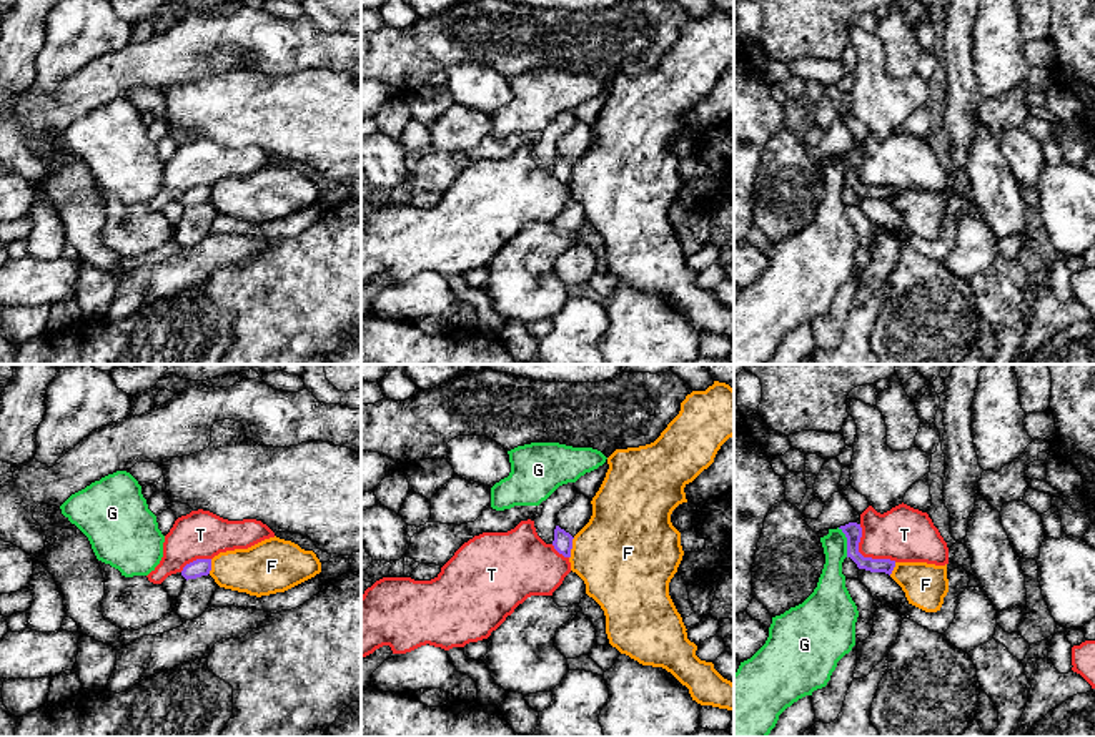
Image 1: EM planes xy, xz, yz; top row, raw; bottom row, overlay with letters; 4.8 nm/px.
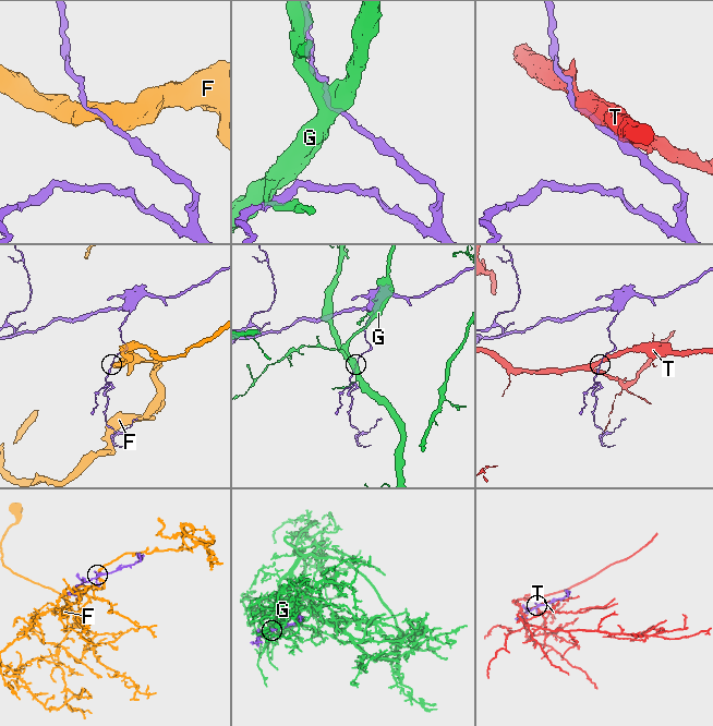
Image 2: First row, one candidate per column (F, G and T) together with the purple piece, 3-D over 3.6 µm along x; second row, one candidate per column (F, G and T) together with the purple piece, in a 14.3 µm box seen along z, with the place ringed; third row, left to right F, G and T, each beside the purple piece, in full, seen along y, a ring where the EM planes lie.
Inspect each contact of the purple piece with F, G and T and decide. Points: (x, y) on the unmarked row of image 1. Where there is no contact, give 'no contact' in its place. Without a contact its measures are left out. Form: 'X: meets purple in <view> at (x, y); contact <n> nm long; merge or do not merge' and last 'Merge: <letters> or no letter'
F: meets purple in xz at (571, 175); contact 110 nm long; merge
G: meets purple in yz at (847, 170); contact 150 nm long; do not merge
T: meets purple in yz at (862, 183); contact 260 nm long; do not merge
Merge: F

